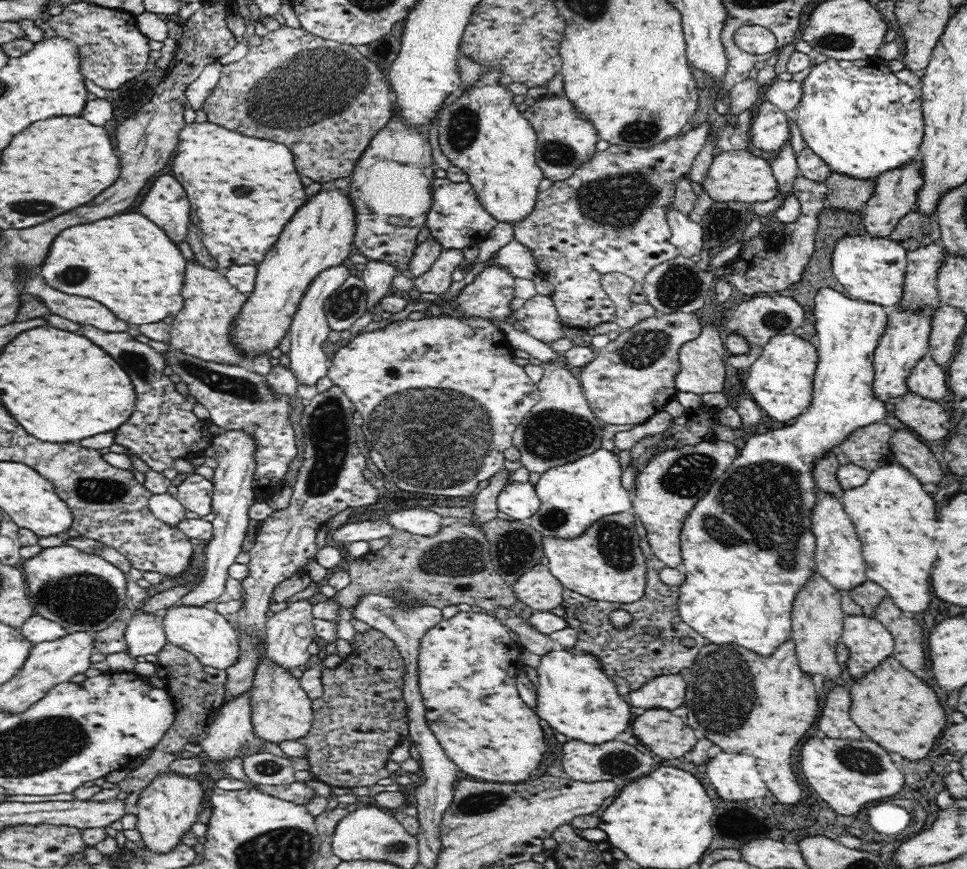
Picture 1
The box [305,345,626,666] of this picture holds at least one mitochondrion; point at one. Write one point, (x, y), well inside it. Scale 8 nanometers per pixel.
(461, 429)

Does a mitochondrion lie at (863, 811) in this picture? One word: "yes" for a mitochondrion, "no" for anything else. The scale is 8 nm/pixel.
no

